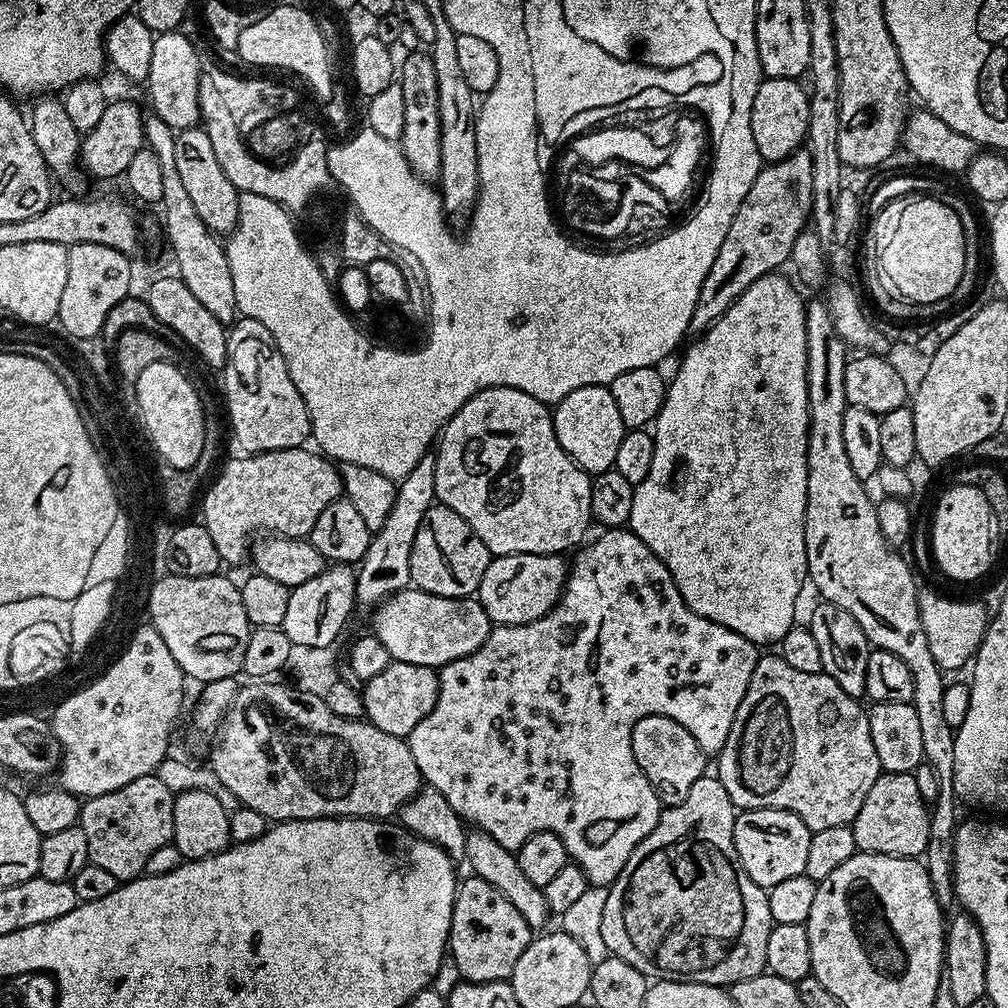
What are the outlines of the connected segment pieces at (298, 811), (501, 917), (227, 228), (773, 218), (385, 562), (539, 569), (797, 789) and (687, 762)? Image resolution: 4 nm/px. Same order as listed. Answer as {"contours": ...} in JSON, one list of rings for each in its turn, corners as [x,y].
{"contours":[[[[248,682],[248,685],[241,687],[237,691],[232,704],[228,708],[228,713],[224,716],[224,722],[220,725],[220,731],[216,733],[215,741],[210,749],[210,767],[218,779],[243,807],[250,810],[258,810],[270,822],[281,820],[317,820],[327,816],[364,816],[368,820],[384,820],[397,815],[402,805],[408,803],[422,787],[422,777],[418,766],[414,762],[414,754],[410,754],[407,739],[386,734],[386,730],[378,730],[378,726],[369,724],[367,719],[347,720],[338,718],[326,706],[322,696],[303,693],[302,690],[287,684],[272,684],[276,682]]],[[[471,874],[465,876],[456,886],[450,935],[447,936],[455,971],[461,981],[470,984],[511,981],[522,950],[534,939],[534,930],[490,882],[482,882],[482,878]]],[[[203,127],[181,128],[176,132],[174,159],[184,189],[194,201],[194,210],[198,210],[198,218],[202,218],[208,231],[213,234],[231,234],[238,222],[240,193],[230,182],[230,178],[222,174],[222,166],[218,166],[214,146],[210,146],[210,138],[204,133]]],[[[797,150],[790,153],[784,160],[768,162],[763,165],[754,178],[754,186],[742,198],[742,206],[738,206],[738,214],[734,214],[734,222],[730,222],[730,230],[726,230],[726,238],[722,246],[718,246],[718,258],[709,264],[708,273],[702,282],[702,290],[698,290],[698,302],[692,311],[692,317],[688,323],[689,333],[703,334],[708,327],[738,299],[745,290],[758,278],[775,273],[779,264],[789,263],[794,242],[809,227],[812,215],[812,195],[814,194],[814,166],[812,158],[806,150]]],[[[429,452],[418,463],[413,464],[411,471],[405,473],[399,481],[394,507],[390,510],[386,522],[373,535],[371,543],[368,544],[367,554],[356,572],[356,600],[361,607],[377,607],[394,593],[409,587],[410,551],[413,549],[414,537],[418,534],[426,510],[432,507],[436,500],[435,473],[436,457]]],[[[519,552],[509,556],[493,556],[482,574],[478,599],[493,625],[529,624],[542,618],[560,600],[569,565],[560,554],[543,556]]],[[[779,654],[761,655],[754,666],[754,674],[750,674],[750,686],[746,686],[746,698],[742,698],[738,714],[734,714],[734,726],[730,726],[730,738],[726,738],[726,746],[718,754],[720,760],[718,779],[722,782],[722,786],[726,786],[726,794],[730,794],[737,809],[773,808],[793,812],[798,814],[798,818],[802,818],[802,822],[806,822],[811,832],[827,830],[830,826],[851,825],[858,810],[862,810],[862,802],[866,802],[866,794],[870,794],[870,786],[874,786],[882,771],[878,762],[878,750],[874,750],[874,738],[870,738],[868,712],[860,709],[860,703],[857,697],[846,694],[846,690],[842,690],[842,686],[838,686],[838,682],[834,682],[834,678],[830,678],[824,672],[806,674],[802,670],[794,670],[794,666],[789,666]]],[[[651,716],[639,720],[632,731],[632,749],[638,766],[642,766],[661,805],[671,806],[686,802],[690,786],[694,786],[694,782],[698,782],[698,778],[706,774],[706,753],[698,746],[694,734],[690,734],[686,726],[665,716]]]]}

